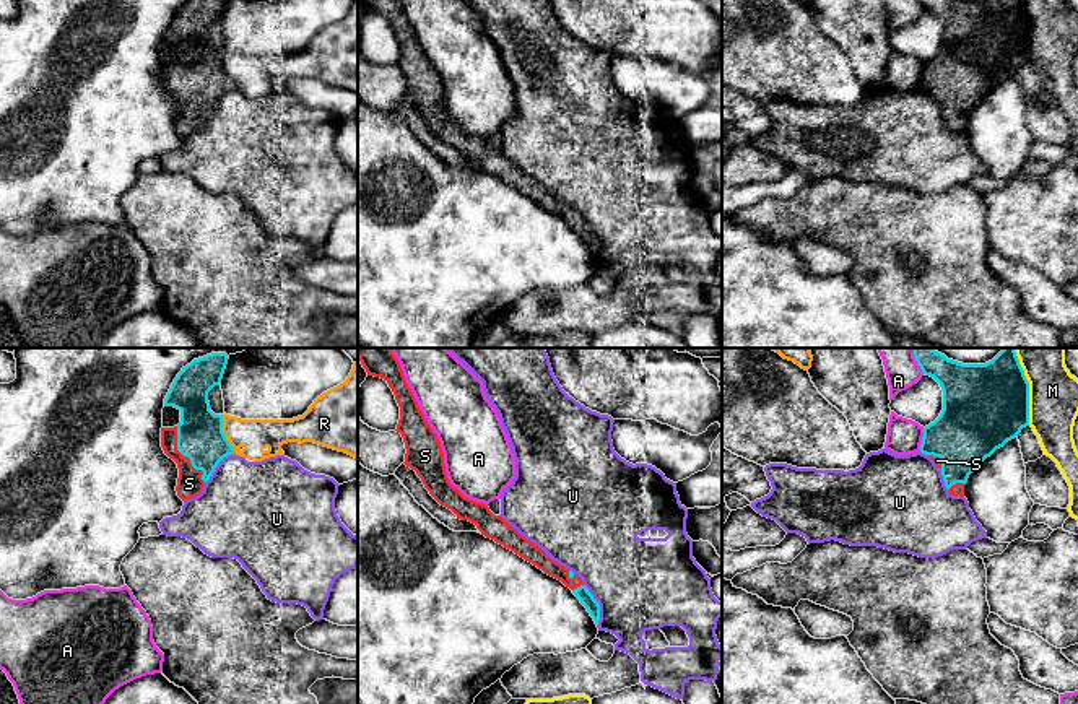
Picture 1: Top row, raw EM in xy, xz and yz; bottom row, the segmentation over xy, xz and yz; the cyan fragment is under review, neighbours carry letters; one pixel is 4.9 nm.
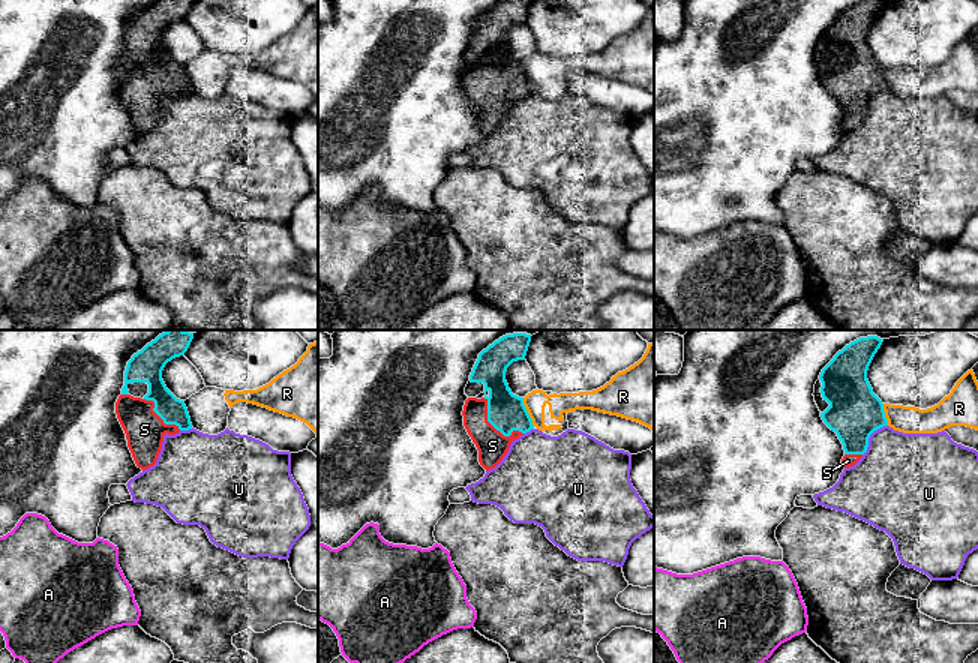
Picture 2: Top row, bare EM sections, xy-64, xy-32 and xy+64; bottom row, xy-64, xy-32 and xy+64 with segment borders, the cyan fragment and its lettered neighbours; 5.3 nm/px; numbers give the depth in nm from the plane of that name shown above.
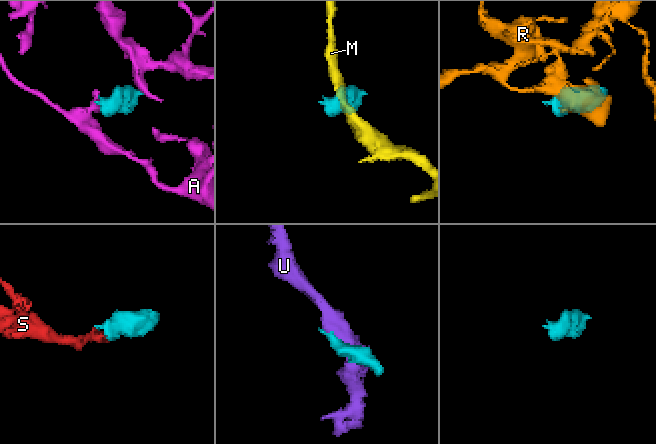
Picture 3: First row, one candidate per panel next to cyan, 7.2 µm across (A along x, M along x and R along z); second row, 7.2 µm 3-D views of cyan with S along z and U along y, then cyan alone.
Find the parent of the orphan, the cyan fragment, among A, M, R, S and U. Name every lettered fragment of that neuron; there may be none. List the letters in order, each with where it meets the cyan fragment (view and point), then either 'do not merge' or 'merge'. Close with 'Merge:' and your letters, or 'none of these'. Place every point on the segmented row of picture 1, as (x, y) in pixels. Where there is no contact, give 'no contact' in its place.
A: yz (922, 439) | do not merge
M: yz (1028, 387) | do not merge
R: xy (223, 434) | do not merge
S: xy (186, 456) | merge
U: xz (599, 605) | do not merge
Merge: S

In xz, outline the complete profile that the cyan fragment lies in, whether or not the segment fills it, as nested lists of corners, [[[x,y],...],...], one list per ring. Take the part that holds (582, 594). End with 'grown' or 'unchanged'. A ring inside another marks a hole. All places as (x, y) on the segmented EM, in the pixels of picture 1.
[[[358,348],[358,358],[367,376],[384,379],[392,389],[400,406],[400,419],[395,431],[402,434],[406,449],[403,463],[416,472],[429,494],[441,506],[450,509],[457,519],[475,524],[486,538],[494,540],[545,574],[561,580],[580,600],[598,626],[600,605],[577,574],[553,561],[541,548],[520,535],[501,515],[494,515],[486,504],[465,498],[450,485],[437,434],[419,410],[392,350]]] | grown

